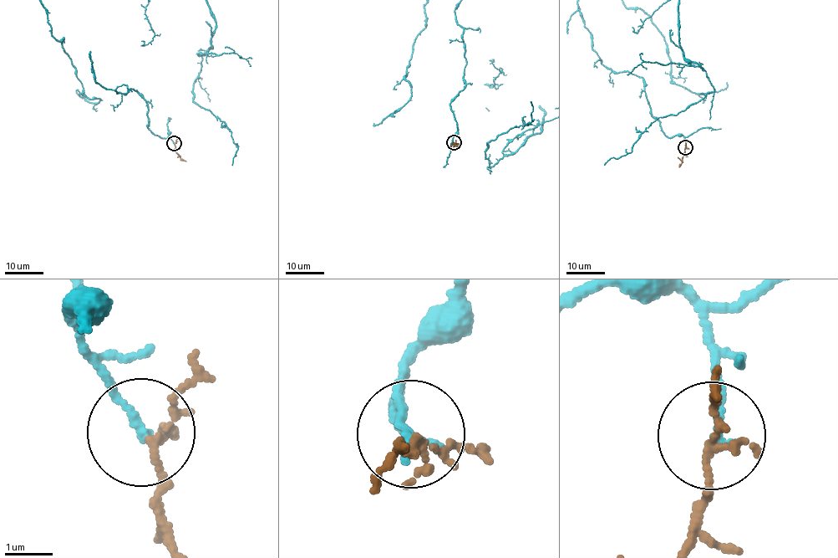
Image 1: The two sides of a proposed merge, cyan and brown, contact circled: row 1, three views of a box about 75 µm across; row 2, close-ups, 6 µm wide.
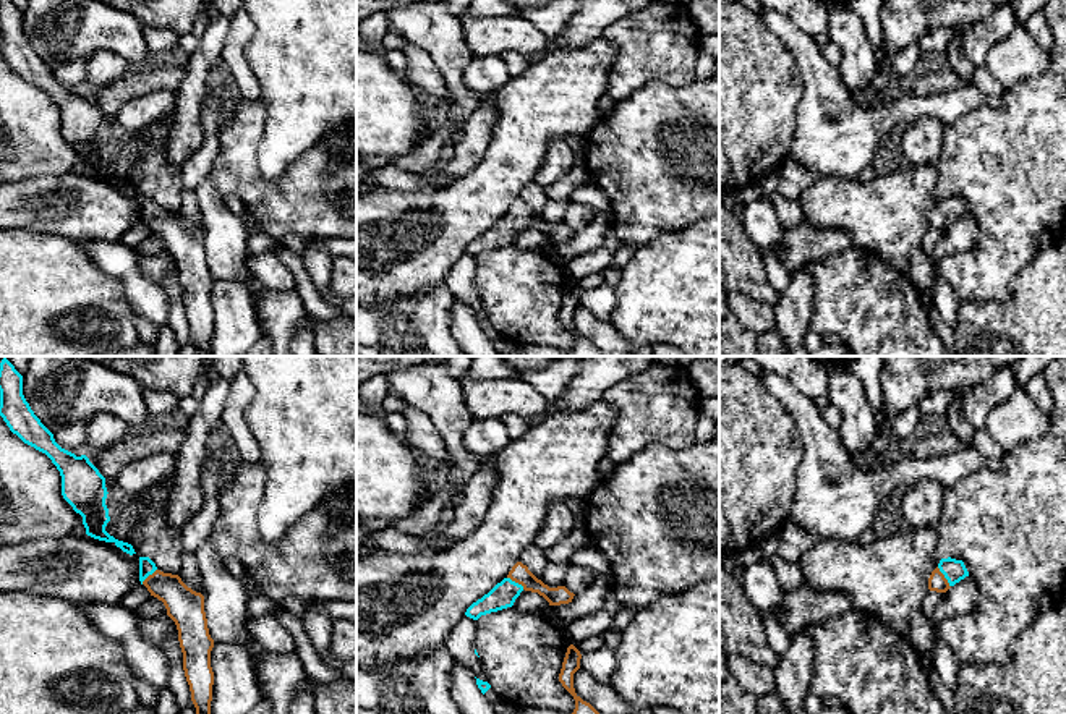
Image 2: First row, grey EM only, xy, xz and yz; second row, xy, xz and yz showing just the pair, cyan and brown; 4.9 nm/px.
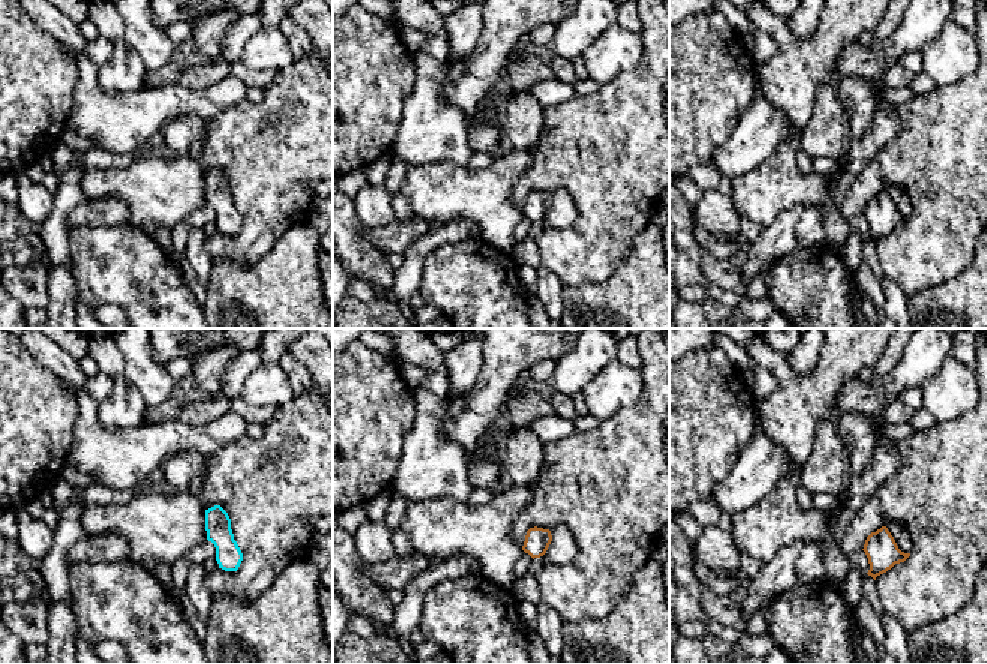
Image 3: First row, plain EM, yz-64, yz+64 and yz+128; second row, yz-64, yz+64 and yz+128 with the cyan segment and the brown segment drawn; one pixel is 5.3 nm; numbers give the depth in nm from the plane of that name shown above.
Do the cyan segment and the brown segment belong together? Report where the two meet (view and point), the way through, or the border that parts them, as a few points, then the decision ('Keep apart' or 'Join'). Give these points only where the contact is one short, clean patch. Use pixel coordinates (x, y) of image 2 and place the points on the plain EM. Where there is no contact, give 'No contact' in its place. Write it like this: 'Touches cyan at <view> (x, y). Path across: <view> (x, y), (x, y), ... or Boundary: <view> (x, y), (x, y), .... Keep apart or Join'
Touches cyan at yz (945, 214). Path across: yz (955, 208), (945, 214), (937, 219). Join

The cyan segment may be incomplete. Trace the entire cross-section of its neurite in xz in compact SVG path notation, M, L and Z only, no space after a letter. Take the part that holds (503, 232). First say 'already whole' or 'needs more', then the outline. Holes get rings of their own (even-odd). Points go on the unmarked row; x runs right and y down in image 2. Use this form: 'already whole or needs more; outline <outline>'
needs more; outline M517 199L501 220L467 246L465 253L478 257L481 253L512 244L523 227L538 230L549 243L569 241L575 233L565 223L549 225L527 202Z

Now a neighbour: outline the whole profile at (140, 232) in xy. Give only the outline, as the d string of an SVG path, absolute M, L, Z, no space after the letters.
M139 222L133 225L122 238L120 241L125 243L130 248L136 248L141 241L147 240L151 236L151 230L144 222Z

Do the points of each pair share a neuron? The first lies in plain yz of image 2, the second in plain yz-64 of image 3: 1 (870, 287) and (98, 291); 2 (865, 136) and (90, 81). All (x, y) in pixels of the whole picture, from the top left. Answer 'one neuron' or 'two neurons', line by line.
1: one neuron
2: one neuron

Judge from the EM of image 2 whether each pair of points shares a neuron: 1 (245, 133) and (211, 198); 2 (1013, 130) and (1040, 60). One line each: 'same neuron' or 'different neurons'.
1: different neurons
2: different neurons

